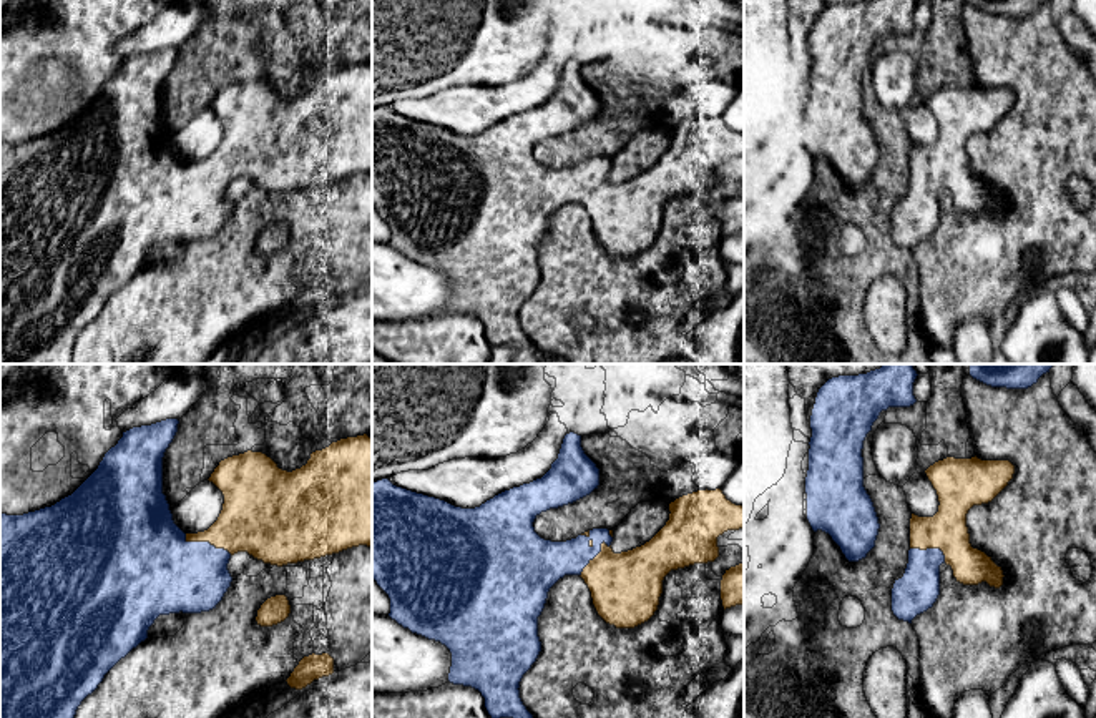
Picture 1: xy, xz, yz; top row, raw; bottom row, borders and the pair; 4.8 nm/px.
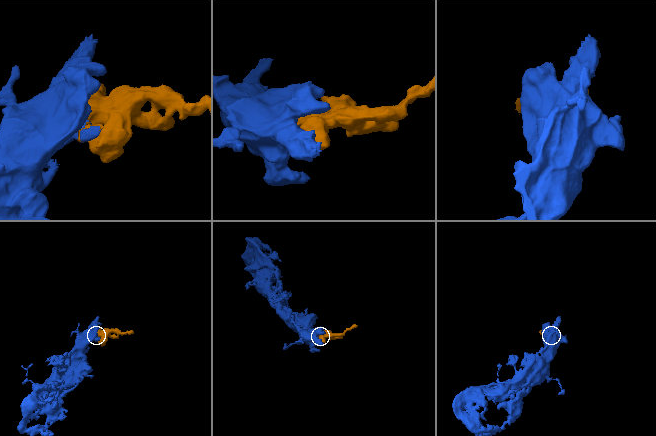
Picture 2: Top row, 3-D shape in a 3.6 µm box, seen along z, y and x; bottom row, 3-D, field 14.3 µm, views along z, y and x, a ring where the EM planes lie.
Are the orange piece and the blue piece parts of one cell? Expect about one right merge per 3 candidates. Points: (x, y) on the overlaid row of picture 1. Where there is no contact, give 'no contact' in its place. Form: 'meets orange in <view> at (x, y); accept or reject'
meets orange in xy at (206, 540); accept

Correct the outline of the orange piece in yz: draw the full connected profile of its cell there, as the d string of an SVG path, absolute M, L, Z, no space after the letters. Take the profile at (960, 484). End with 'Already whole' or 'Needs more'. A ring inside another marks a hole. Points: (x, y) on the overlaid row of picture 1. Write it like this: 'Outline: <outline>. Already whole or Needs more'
Outline: M947 457L925 470L938 495L938 512L933 517L910 519L910 550L908 563L902 578L892 588L892 612L898 620L912 620L933 607L940 595L940 565L947 563L953 570L957 582L978 585L986 582L990 587L1003 585L1003 570L985 552L973 548L966 527L966 514L973 505L991 502L1013 479L1015 465L1010 460L981 460Z. Needs more

